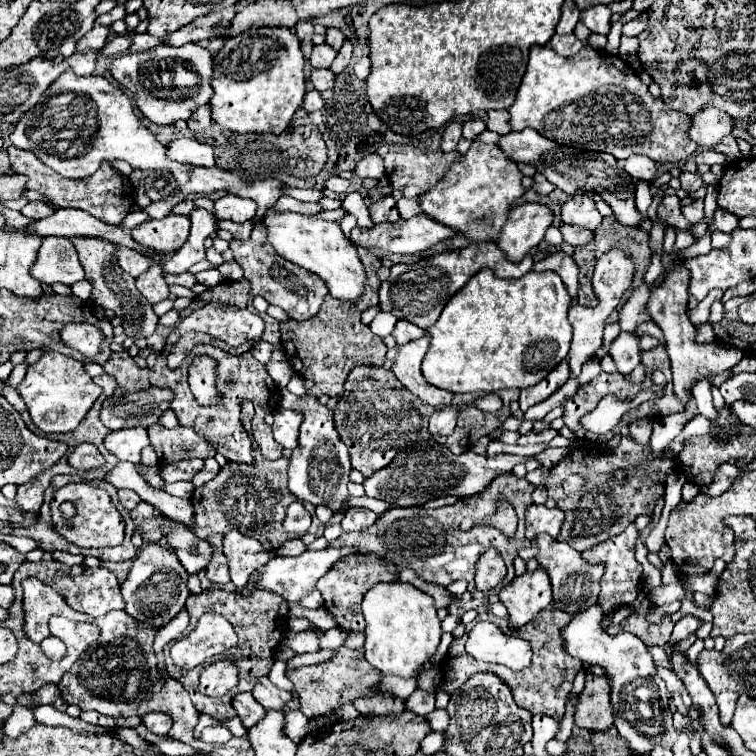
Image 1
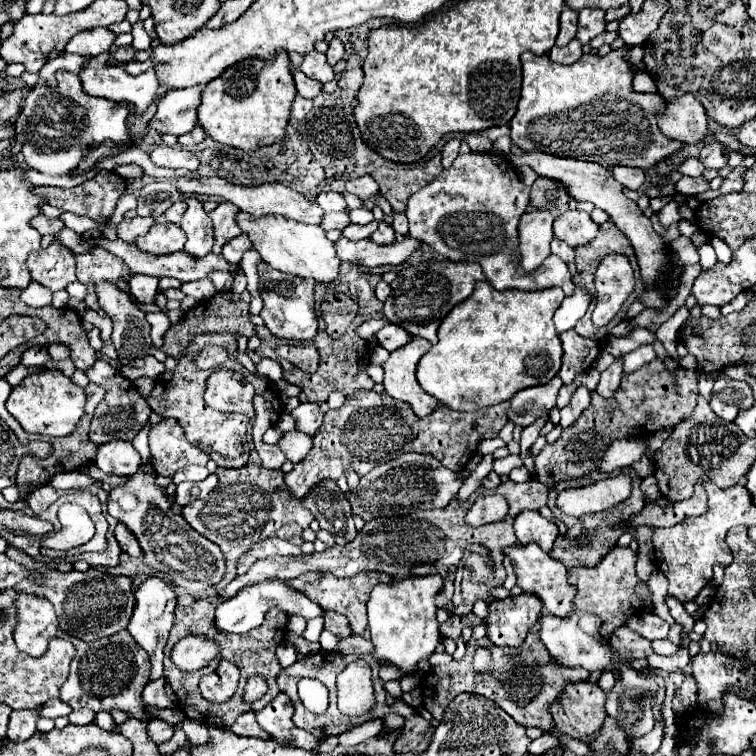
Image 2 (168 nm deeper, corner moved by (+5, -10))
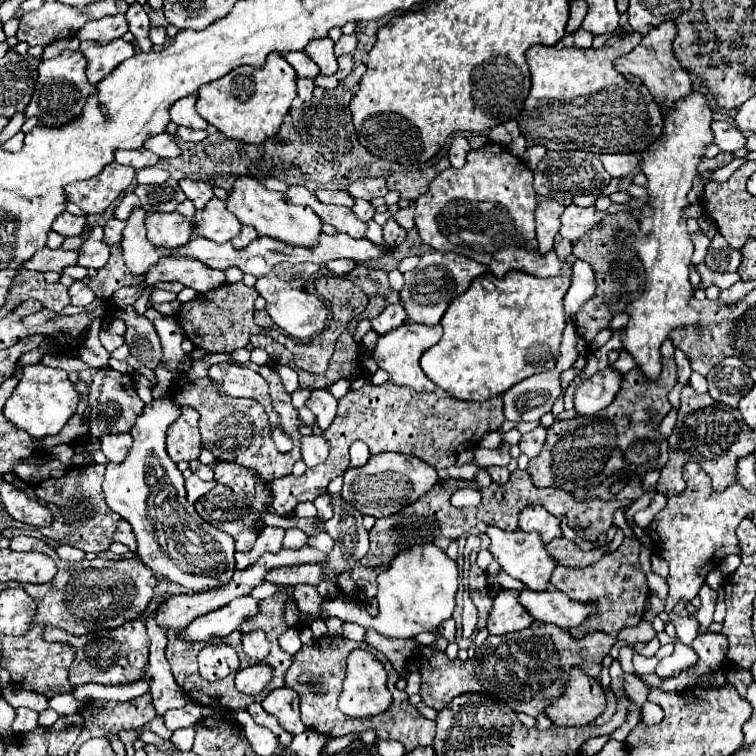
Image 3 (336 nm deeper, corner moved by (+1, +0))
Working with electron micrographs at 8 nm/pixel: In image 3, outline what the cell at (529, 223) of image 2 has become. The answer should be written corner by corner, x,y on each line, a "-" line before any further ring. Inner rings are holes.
541,200
537,210
535,210
535,220
537,220
537,242
539,242
539,252
547,254
553,248
553,238
559,232
559,216
563,214
565,206
561,206
555,200

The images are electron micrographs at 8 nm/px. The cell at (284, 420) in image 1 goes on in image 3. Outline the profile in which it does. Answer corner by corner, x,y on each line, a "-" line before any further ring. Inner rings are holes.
303,436
301,440
301,454
303,454
303,462
313,468
321,462
325,462
325,458
329,456
329,444
323,436

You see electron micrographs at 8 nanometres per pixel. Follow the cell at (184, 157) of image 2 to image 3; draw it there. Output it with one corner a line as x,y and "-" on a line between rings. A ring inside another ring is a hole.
155,134
145,140
145,148
157,154
159,158
177,158
179,156
179,146
171,134

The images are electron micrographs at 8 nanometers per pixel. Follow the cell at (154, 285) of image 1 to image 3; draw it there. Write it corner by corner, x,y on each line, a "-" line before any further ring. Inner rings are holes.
141,206
135,208
125,222
121,248
123,248
125,264
133,274
145,274
149,266
153,266
153,262
157,262
159,258
159,252
147,240
145,210

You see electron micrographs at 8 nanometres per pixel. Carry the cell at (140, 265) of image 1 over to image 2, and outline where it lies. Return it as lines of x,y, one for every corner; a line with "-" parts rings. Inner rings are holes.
93,248
93,252
87,254
77,254
77,278
83,284
91,284
91,280
131,280
131,270
123,260
117,256
105,252
103,248

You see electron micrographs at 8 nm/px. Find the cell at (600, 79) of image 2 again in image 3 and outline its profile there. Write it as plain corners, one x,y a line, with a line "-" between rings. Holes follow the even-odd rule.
631,32
621,38
615,46
603,48
565,48
565,46
531,46
527,50
527,64
531,72
531,92
525,100
525,108
519,116
521,136
529,146
541,144
547,150
589,150
593,154
607,152
631,152
641,154
659,136
663,126
663,114
651,92
643,84
633,84
625,80
615,68
613,60
627,54
637,46
641,34

